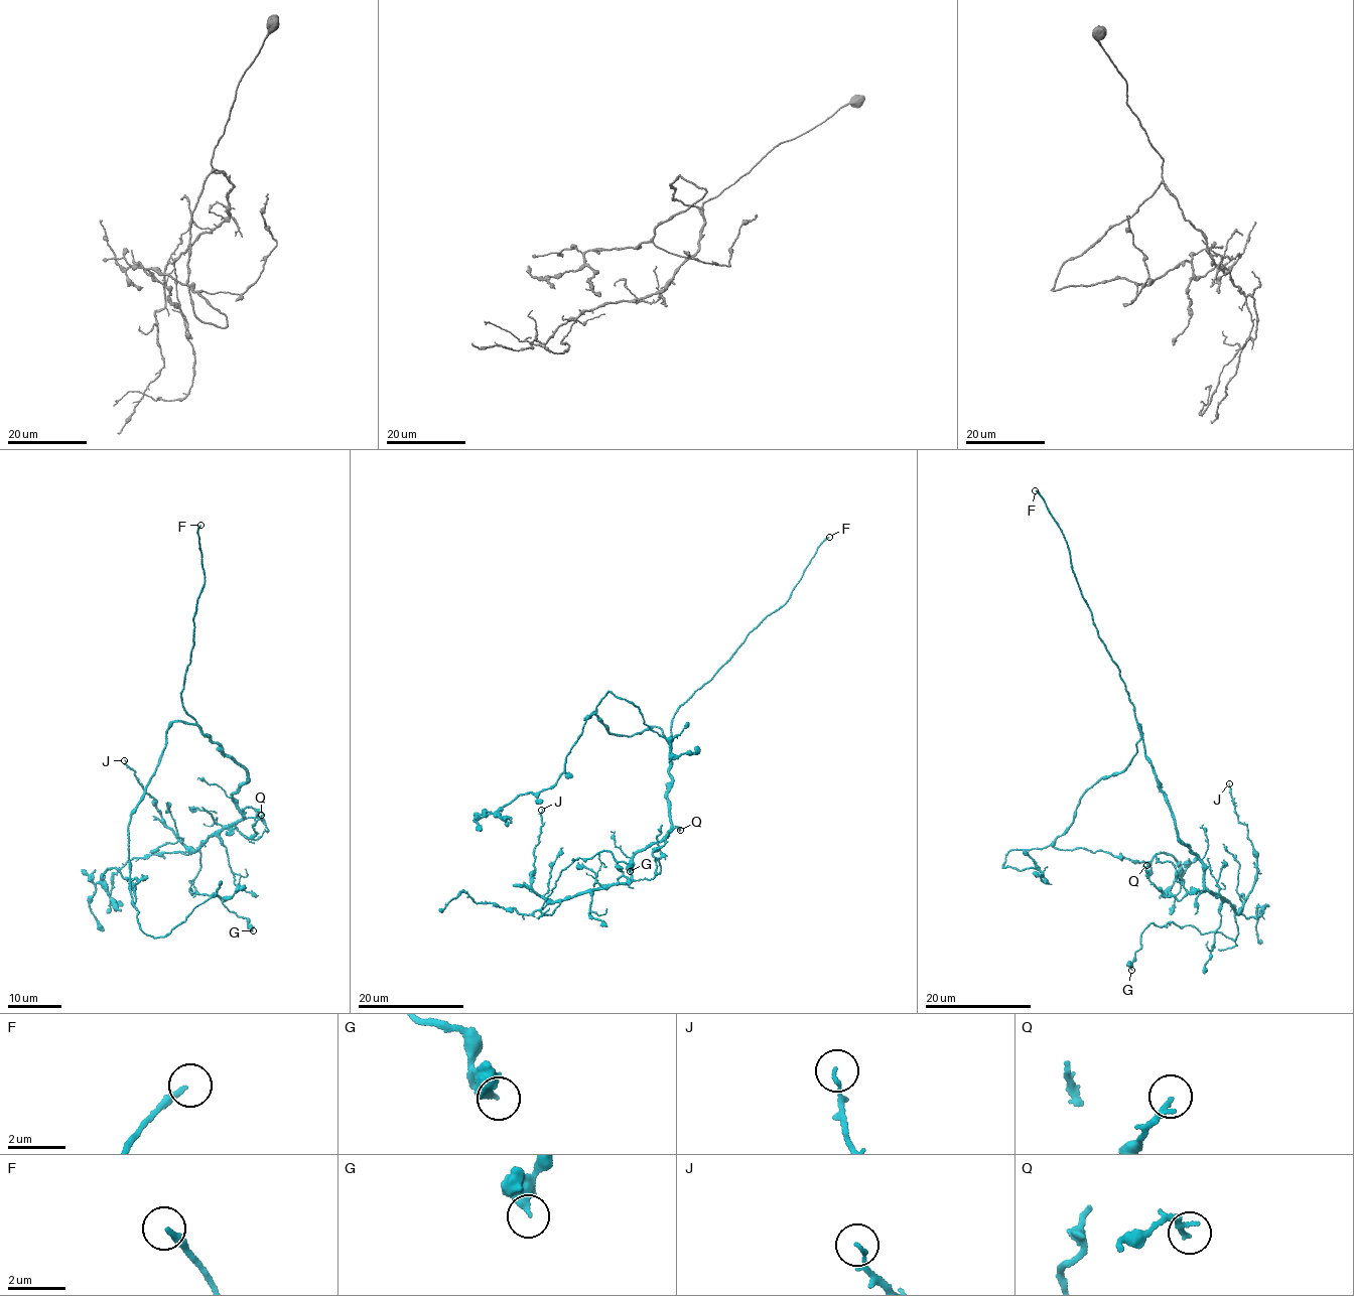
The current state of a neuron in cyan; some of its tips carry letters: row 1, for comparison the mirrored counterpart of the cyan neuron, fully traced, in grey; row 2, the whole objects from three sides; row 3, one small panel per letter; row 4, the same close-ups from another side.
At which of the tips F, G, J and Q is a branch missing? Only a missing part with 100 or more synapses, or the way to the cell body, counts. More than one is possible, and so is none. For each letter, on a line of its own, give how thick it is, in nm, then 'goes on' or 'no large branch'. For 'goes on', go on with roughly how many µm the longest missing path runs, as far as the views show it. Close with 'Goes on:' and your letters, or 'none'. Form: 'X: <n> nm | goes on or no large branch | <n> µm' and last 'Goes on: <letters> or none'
F: 220 nm | goes on | 10 µm
G: 380 nm | no large branch
J: 100 nm | no large branch
Q: 190 nm | no large branch
Goes on: F

